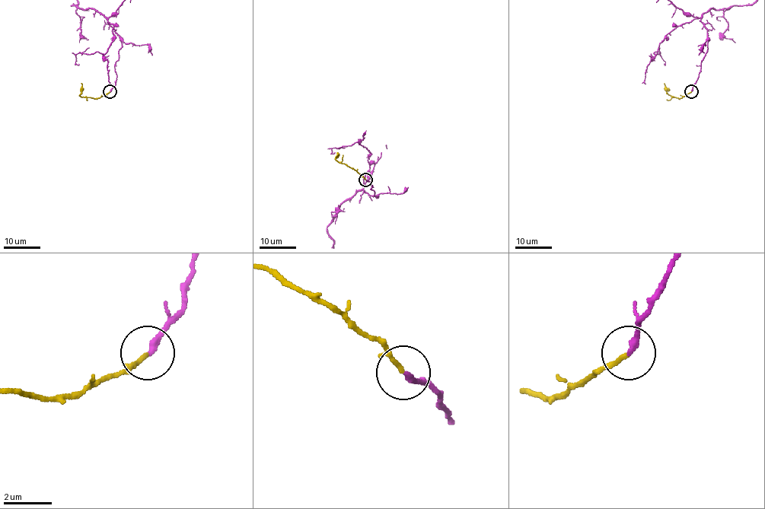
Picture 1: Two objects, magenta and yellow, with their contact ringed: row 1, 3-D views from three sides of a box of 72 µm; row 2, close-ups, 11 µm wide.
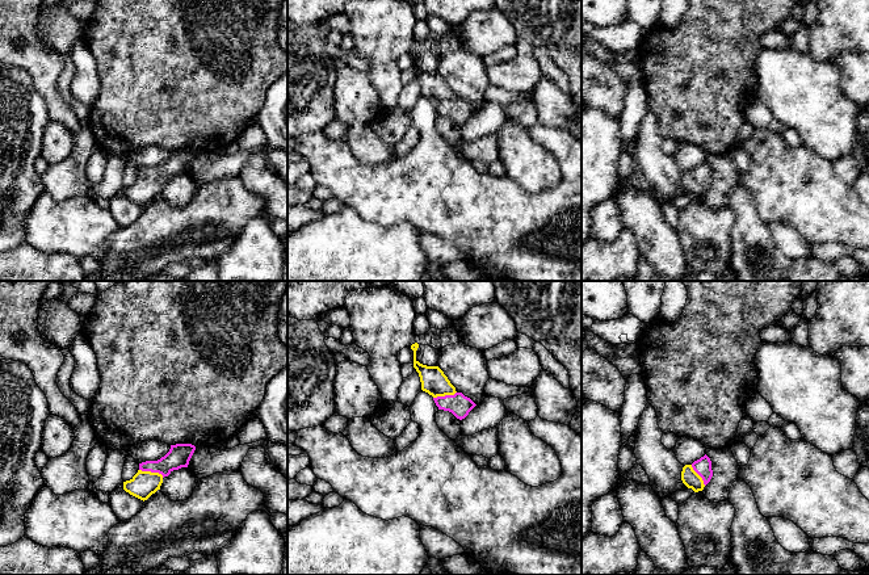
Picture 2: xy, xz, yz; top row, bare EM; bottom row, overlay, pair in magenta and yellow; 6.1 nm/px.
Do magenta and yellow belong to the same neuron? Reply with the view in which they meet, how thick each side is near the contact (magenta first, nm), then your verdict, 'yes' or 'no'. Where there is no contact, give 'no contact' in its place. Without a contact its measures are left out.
xy | 140/160 nm | yes

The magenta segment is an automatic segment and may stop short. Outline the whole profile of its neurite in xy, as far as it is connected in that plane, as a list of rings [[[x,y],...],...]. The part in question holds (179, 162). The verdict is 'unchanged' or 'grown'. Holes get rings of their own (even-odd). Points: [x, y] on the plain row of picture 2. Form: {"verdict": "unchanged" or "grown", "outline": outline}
{"verdict": "grown", "outline": [[[192,150],[171,151],[169,158],[160,165],[139,169],[138,179],[130,186],[123,188],[123,196],[143,207],[147,206],[160,196],[164,182],[173,176],[188,173],[194,156],[196,152]]]}

